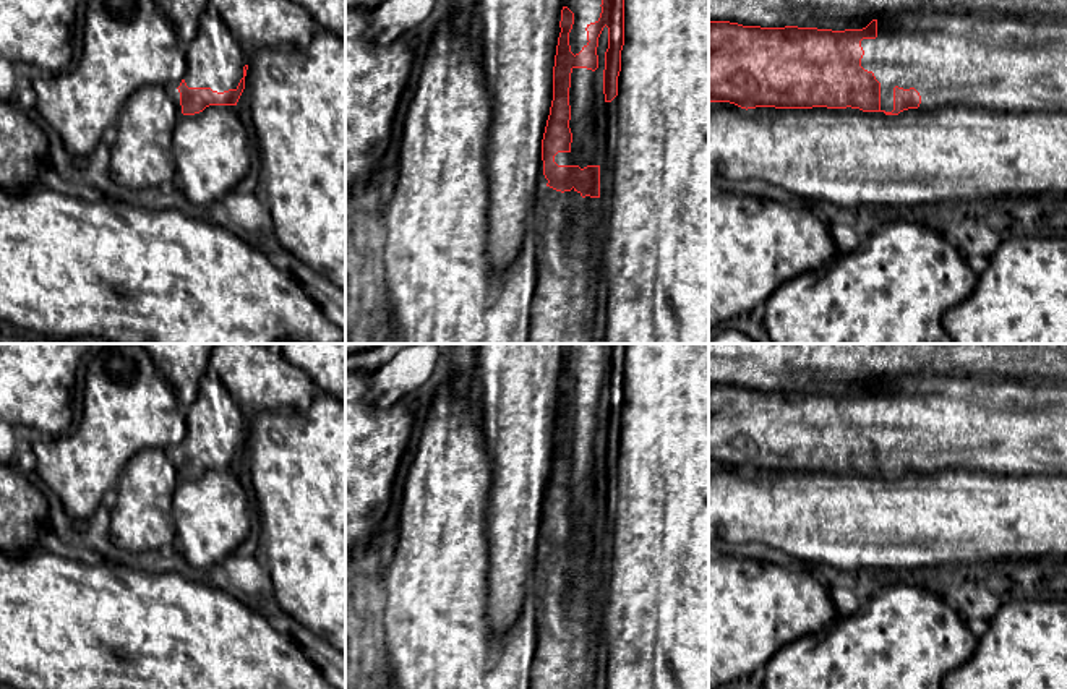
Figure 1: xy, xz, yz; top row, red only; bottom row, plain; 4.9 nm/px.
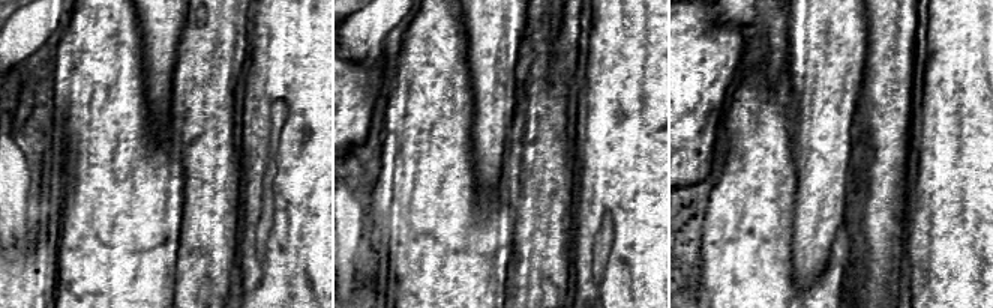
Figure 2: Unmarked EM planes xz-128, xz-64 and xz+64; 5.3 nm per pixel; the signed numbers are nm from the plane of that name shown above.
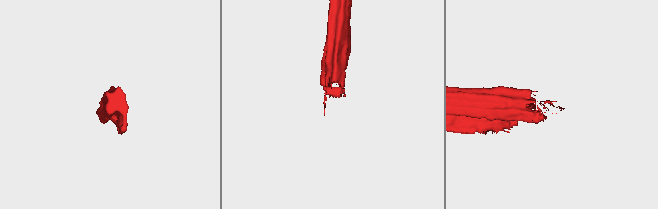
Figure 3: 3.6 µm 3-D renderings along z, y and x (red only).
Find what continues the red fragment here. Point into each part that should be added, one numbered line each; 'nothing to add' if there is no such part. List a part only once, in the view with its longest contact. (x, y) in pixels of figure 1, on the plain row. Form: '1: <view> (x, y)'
1: yz (999, 427)

